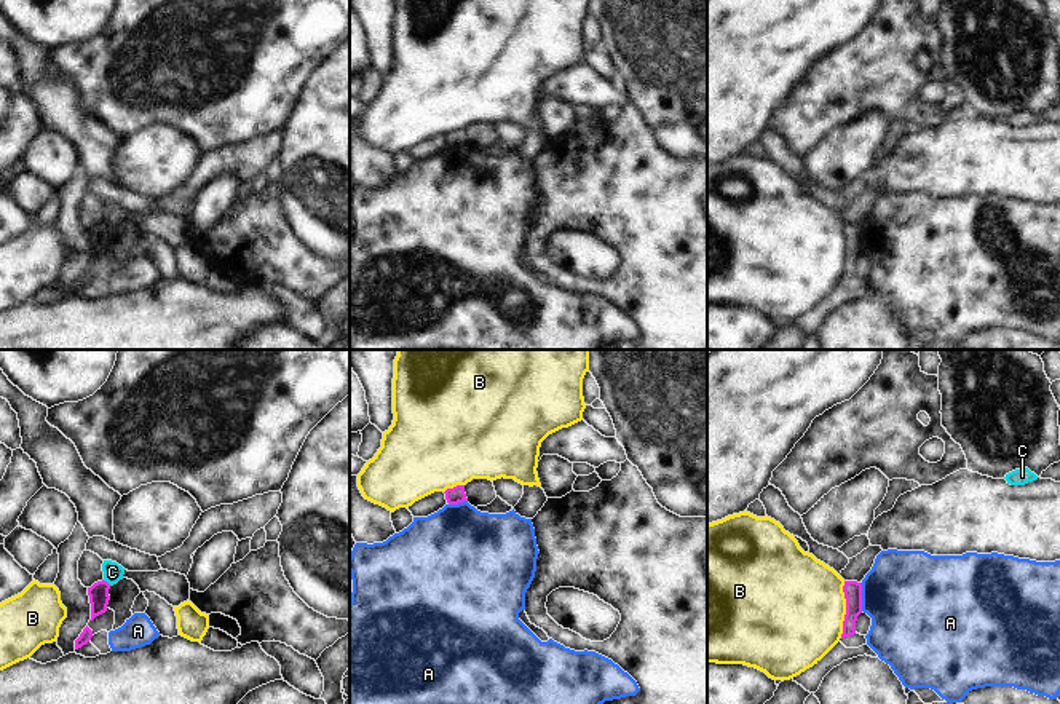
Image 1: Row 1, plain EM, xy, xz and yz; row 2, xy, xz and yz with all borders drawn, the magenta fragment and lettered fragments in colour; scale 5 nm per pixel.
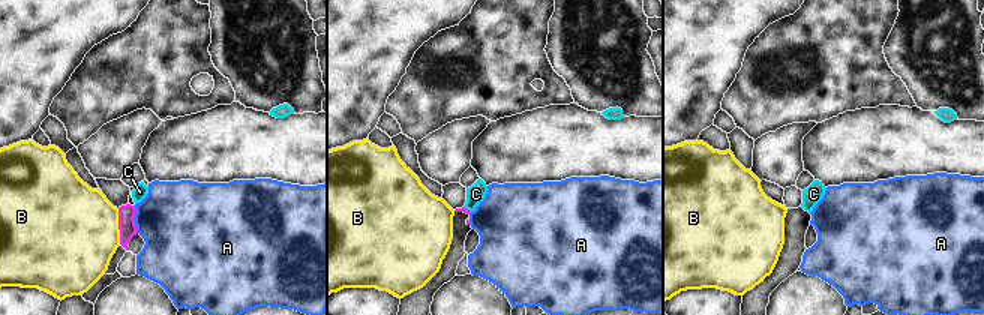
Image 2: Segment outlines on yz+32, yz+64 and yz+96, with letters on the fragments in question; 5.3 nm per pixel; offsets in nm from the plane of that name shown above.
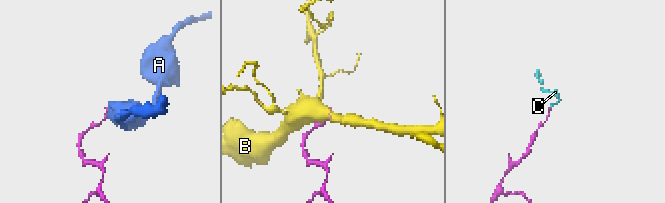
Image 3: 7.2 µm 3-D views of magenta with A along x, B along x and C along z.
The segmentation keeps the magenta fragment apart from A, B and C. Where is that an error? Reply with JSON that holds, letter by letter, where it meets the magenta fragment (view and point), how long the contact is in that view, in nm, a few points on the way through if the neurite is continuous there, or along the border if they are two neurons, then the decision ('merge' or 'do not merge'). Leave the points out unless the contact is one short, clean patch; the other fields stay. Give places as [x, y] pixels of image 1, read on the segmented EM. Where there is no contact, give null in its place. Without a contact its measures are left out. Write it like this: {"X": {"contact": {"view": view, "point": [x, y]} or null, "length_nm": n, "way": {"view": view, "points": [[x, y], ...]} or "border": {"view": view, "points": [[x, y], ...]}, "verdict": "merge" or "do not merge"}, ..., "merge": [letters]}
{"A": {"contact": {"view": "yz", "point": [861, 597]}, "length_nm": 140, "verdict": "do not merge"}, "B": {"contact": {"view": "yz", "point": [846, 610]}, "length_nm": 280, "verdict": "do not merge"}, "C": {"contact": {"view": "xy", "point": [106, 581]}, "length_nm": 50, "border": {"view": "xy", "points": [[102, 580], [110, 585]]}, "verdict": "do not merge"}, "merge": []}

